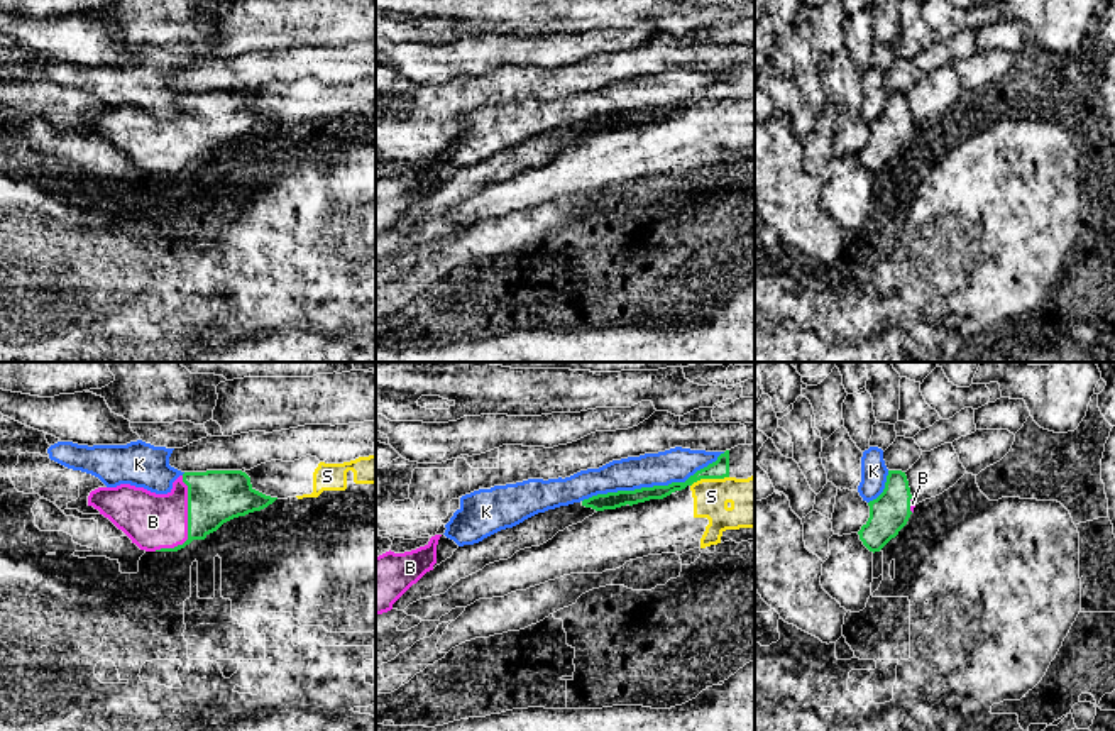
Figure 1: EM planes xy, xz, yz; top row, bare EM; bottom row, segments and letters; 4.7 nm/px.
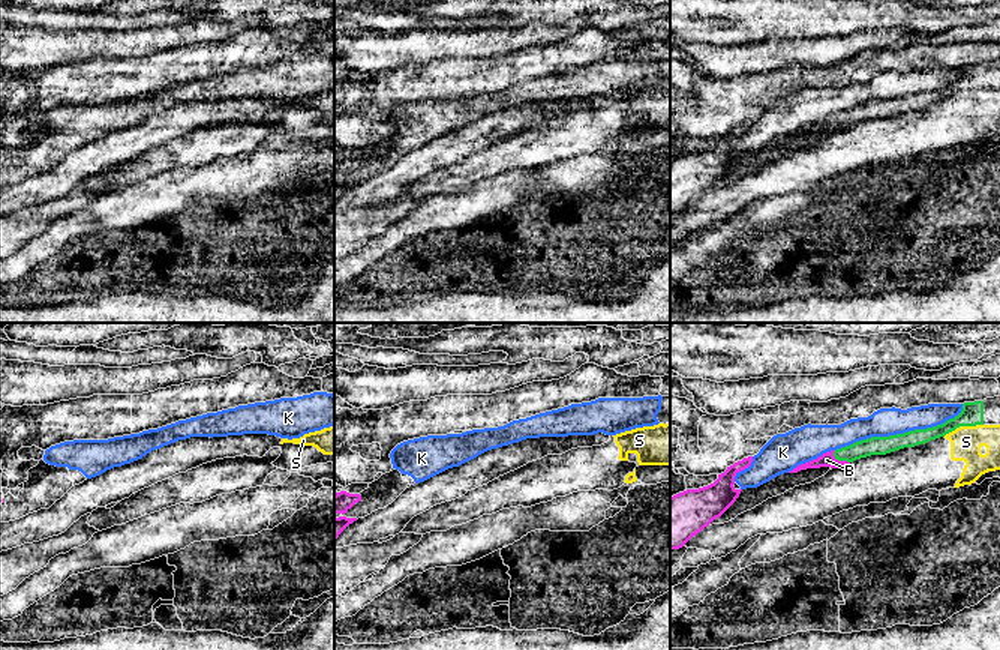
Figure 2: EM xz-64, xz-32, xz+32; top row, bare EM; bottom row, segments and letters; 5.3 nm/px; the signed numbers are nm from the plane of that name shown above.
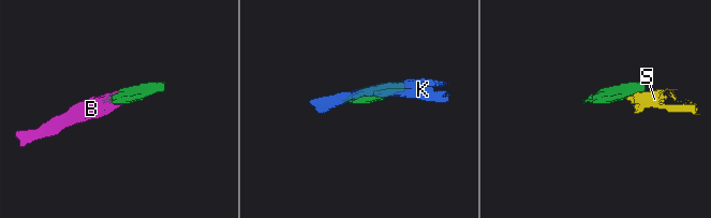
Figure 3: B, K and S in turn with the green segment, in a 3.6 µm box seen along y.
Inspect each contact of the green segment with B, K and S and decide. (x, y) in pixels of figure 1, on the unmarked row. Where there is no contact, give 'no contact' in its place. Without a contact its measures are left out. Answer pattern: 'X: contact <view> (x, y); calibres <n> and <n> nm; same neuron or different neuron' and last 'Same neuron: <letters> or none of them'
B: contact xy (188, 144); calibres 260 and 260 nm; same neuron
K: contact xz (653, 107); calibres 80 and 160 nm; different neuron
S: contact xz (709, 98); calibres 90 and 220 nm; different neuron
Same neuron: B

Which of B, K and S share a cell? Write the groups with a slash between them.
B / K / S

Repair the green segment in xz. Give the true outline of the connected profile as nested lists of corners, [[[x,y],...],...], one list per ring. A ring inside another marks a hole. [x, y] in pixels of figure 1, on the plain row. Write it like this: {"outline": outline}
{"outline": [[[738,66],[721,74],[716,83],[697,91],[685,103],[672,103],[668,107],[653,107],[634,112],[597,115],[589,120],[584,120],[582,127],[592,129],[596,132],[616,130],[626,125],[633,127],[650,120],[663,120],[672,113],[682,112],[700,100],[724,100],[724,98],[748,100],[751,96],[755,96],[755,66]]]}

